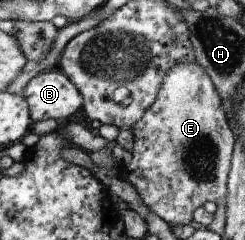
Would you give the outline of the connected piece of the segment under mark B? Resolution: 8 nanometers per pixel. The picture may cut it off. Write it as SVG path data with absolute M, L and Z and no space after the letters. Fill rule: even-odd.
M57 67L34 76L21 95L29 105L33 124L49 118L69 123L82 108L81 93Z

